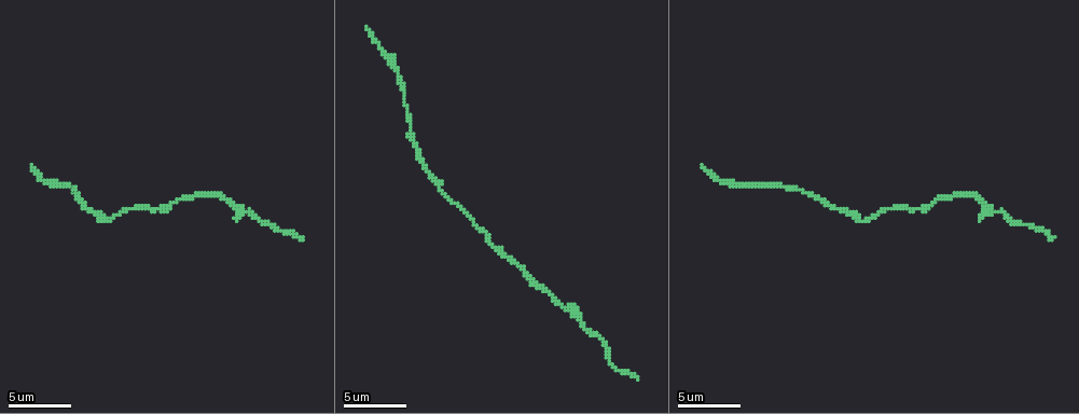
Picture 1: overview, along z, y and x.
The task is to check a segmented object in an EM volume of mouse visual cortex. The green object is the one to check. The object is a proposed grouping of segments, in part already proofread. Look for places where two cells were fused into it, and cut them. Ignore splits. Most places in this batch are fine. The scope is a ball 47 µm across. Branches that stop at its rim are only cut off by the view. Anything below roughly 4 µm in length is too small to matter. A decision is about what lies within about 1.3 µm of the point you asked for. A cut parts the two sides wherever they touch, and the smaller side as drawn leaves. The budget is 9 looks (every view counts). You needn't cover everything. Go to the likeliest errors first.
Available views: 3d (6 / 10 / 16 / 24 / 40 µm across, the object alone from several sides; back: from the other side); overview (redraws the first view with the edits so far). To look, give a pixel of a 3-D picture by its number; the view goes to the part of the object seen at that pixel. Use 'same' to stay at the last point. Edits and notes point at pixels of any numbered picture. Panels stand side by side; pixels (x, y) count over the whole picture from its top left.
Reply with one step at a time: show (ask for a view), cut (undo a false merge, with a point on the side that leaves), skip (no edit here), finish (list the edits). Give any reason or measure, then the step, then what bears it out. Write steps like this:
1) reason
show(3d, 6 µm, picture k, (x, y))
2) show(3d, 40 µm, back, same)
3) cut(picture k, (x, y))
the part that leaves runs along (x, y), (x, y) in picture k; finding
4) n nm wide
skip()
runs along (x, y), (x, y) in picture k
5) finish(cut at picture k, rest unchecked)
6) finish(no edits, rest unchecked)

thick turns thin
show(3d, 10 µm, picture 1, (399, 74))

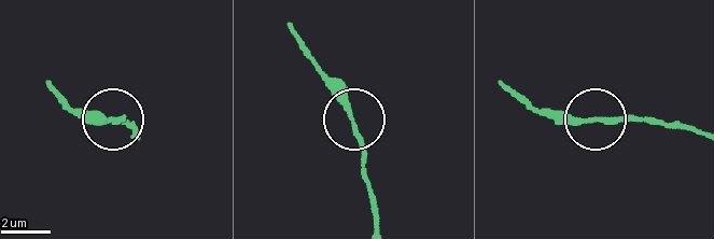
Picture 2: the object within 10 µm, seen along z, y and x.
show(3d, 6 µm, picture 2, (109, 121))

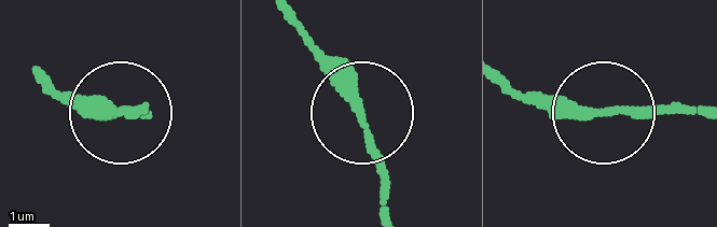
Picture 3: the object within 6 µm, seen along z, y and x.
skip()
runs along (388, 215), (357, 91), (305, 33) in picture 3; one cell here

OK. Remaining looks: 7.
calibre changes
show(3d, 16 µm, picture 1, (1000, 210))

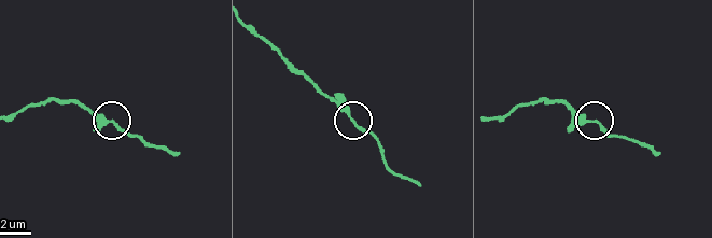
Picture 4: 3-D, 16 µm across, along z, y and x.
skip()
runs along (250, 26), (379, 143) in picture 4; all the same cell

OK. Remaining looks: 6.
sudden change in width
show(3d, 10 µm, picture 1, (870, 217))

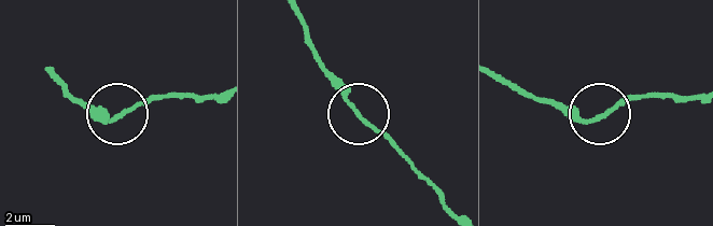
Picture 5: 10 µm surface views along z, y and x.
skip()
runs along (644, 97), (621, 99), (578, 122), (549, 103) in picture 5; all the same cell

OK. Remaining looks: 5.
thick turns thin
show(3d, 10 µm, picture 1, (954, 197))

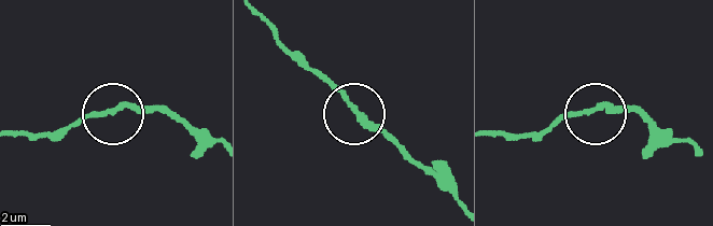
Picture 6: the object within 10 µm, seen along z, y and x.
skip()
runs along (497, 136), (535, 136), (607, 104), (637, 104) in picture 6; continuous, no second cell

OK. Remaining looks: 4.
finish(no edits, rest unchecked)

